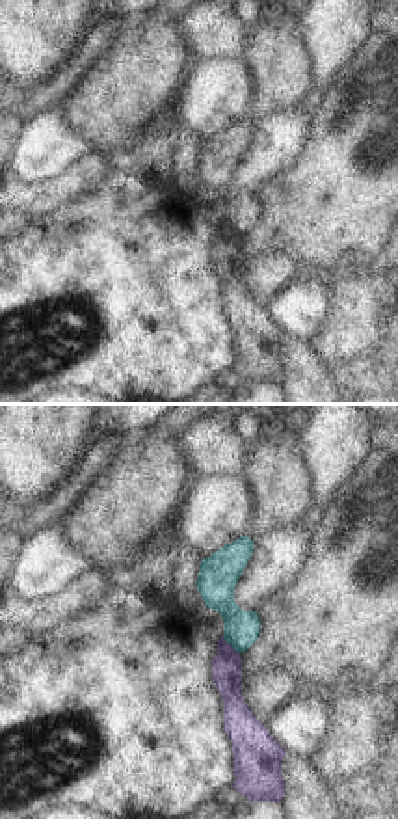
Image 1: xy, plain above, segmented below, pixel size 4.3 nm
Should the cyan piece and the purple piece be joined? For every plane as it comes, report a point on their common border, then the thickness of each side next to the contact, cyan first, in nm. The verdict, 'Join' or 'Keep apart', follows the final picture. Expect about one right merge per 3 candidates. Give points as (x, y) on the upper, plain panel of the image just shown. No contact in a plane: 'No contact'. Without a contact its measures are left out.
Touches cyan at (231, 228). Thickness 160 nm (cyan) against 130 nm

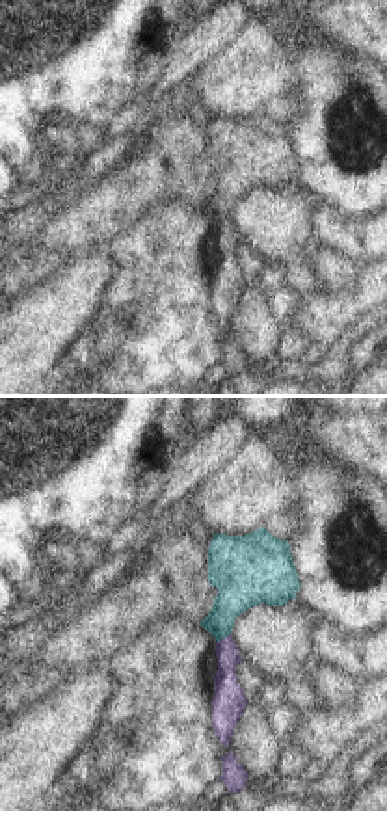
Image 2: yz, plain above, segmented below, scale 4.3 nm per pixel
Touches cyan at (222, 220). Thickness 220 nm (cyan) against 130 nm

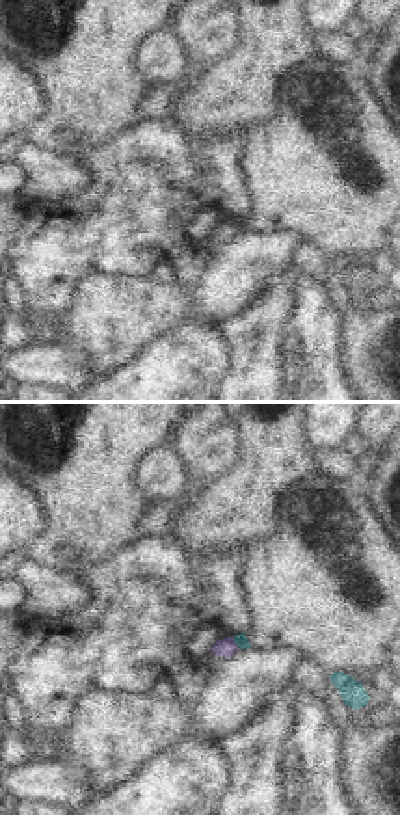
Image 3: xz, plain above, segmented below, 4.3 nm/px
Touches cyan at (235, 224). Thickness 50 nm (cyan) against 80 nm

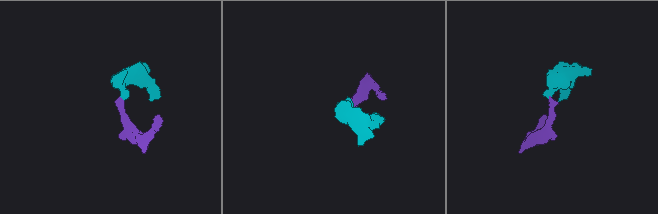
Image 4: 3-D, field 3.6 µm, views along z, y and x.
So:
Keep apart

